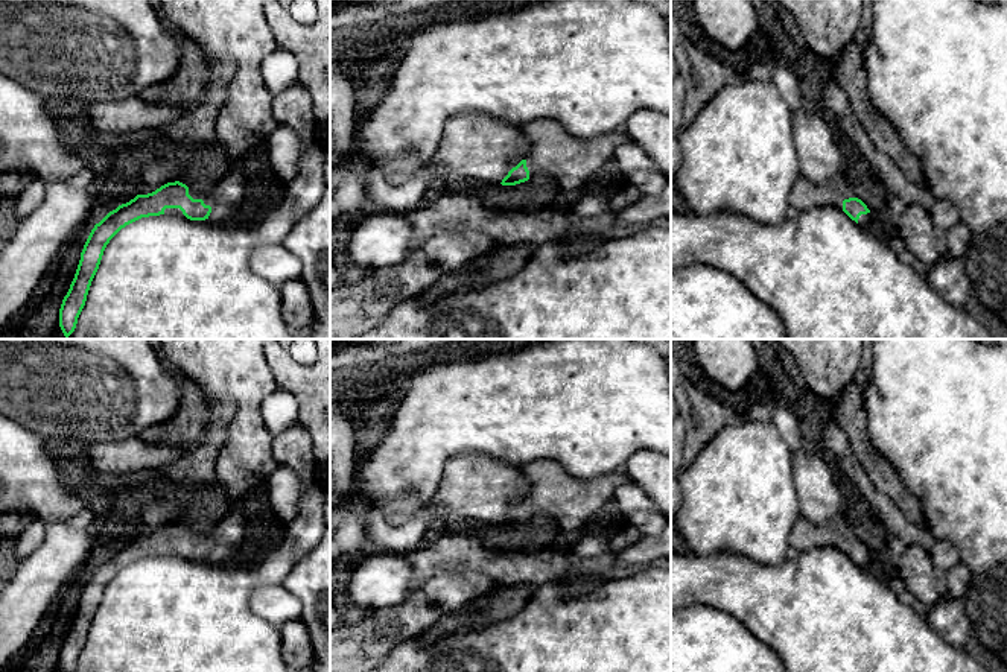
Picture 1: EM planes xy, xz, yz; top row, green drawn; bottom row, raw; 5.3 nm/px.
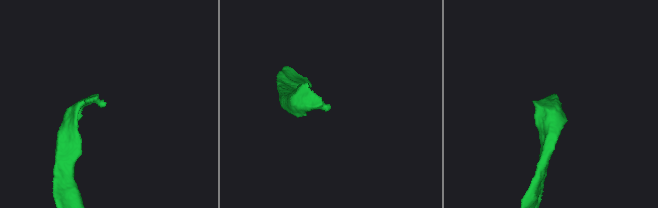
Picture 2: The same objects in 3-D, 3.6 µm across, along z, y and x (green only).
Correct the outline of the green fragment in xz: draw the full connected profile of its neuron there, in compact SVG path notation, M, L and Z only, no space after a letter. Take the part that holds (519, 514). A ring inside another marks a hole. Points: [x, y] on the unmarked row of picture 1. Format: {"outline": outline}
{"outline": "M532 461L517 470L525 476L529 493L508 512L502 526L516 526L546 515L561 532L577 531L595 512L613 503L619 485L630 482L624 470L596 479L577 479L555 461Z"}

